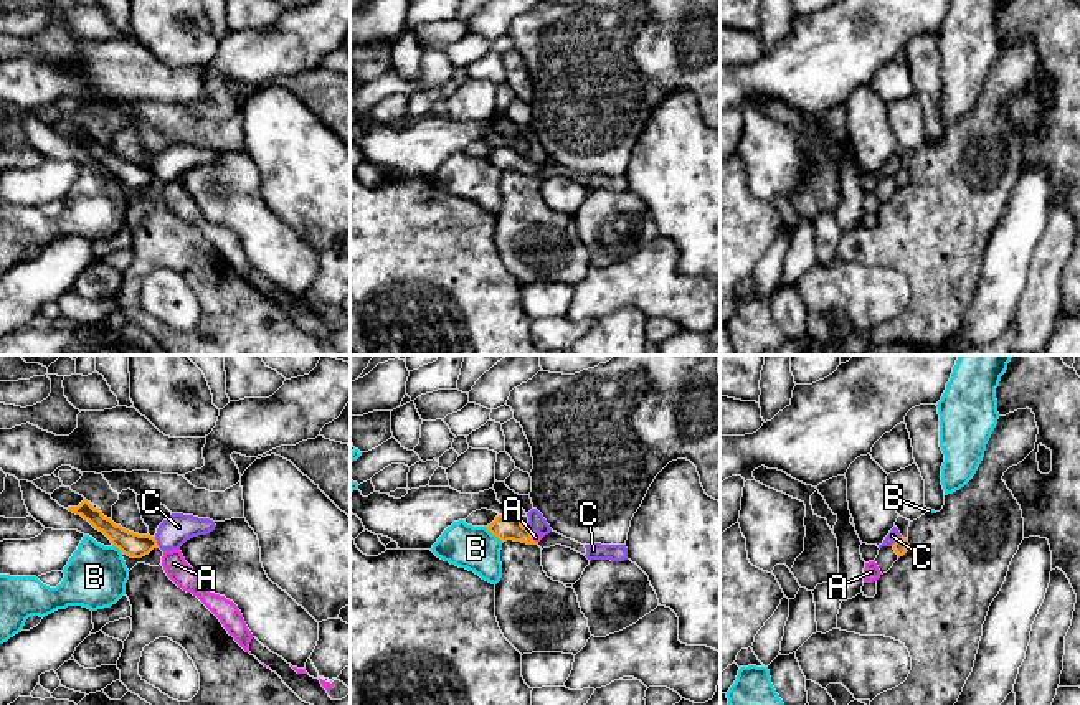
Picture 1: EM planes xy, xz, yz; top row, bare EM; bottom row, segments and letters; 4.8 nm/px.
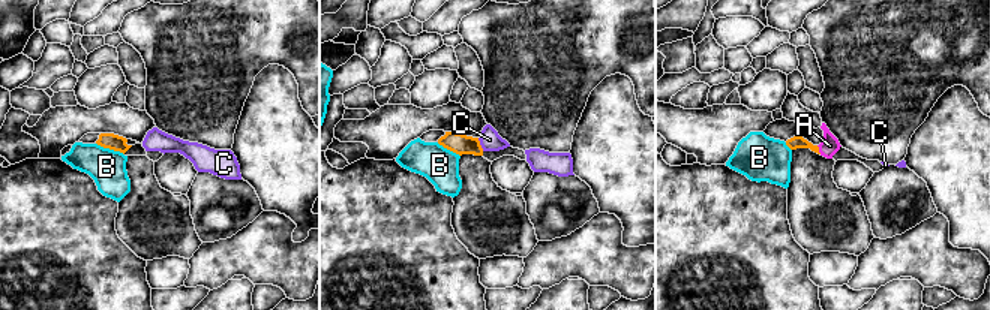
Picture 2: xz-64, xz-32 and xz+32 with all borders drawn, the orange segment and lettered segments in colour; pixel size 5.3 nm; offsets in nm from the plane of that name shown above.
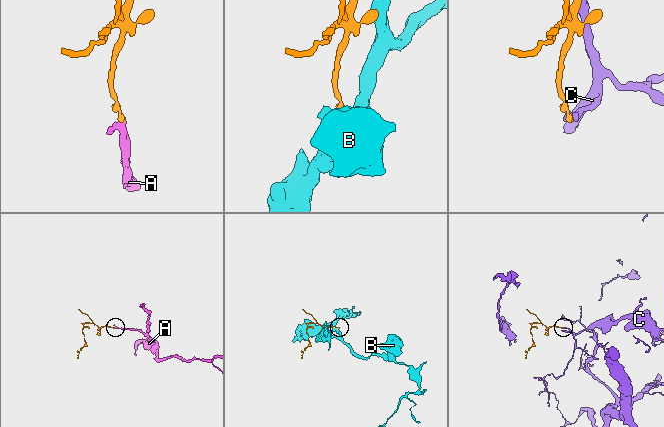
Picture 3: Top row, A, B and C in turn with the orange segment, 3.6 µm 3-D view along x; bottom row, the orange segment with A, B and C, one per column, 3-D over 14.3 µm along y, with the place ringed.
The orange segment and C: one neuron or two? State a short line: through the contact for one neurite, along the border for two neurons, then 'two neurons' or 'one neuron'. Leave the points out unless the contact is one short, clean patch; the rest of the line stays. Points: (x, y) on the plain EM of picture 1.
yz (900, 165), (890, 175) | two neurons

